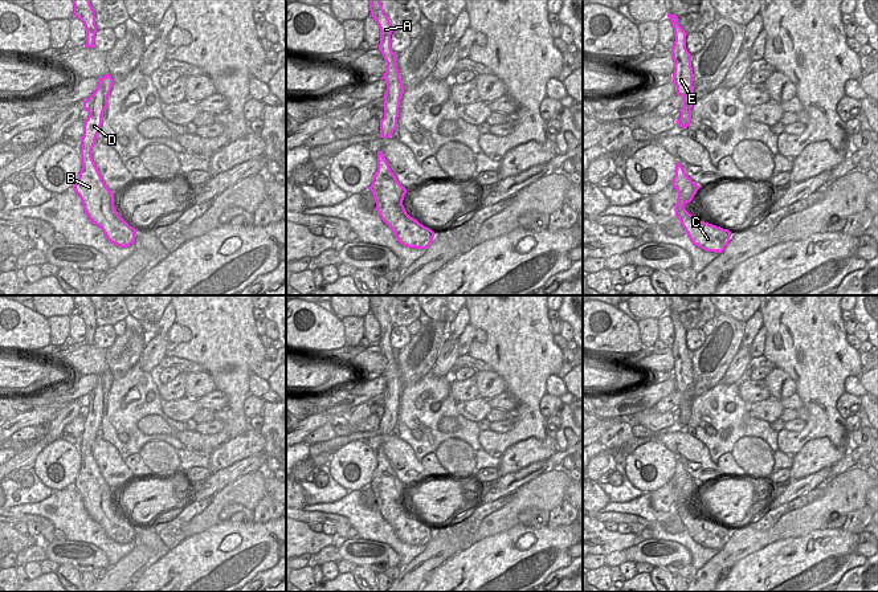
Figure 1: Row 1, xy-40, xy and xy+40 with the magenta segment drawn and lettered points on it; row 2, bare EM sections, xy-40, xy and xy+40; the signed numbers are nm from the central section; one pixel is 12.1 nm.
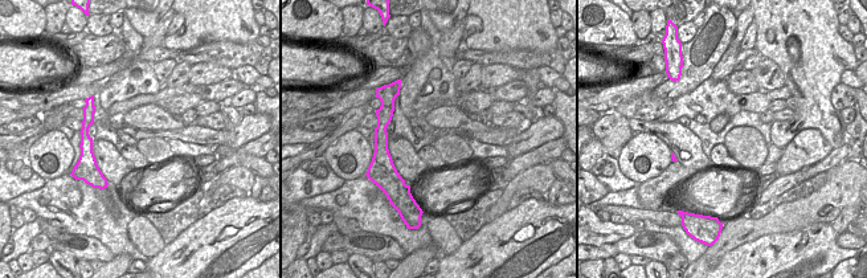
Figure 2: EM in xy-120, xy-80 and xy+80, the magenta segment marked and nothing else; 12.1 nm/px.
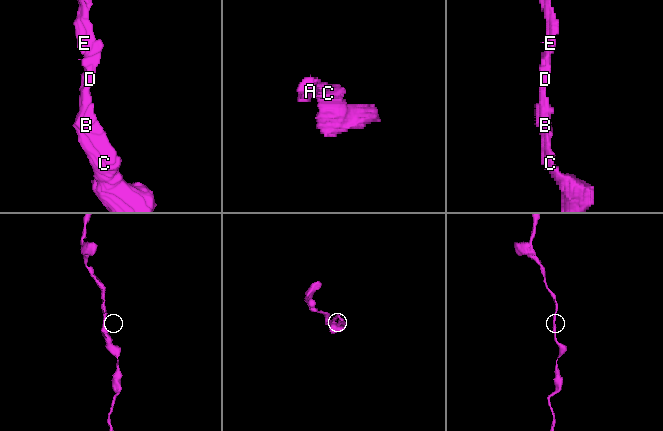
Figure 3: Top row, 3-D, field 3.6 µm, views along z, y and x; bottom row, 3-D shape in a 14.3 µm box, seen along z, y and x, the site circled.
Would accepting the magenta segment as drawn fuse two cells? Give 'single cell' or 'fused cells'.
single cell

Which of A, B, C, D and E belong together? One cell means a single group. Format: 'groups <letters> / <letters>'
groups A B C D E

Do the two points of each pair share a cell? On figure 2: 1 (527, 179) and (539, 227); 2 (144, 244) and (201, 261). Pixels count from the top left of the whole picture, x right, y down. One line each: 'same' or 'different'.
1: different
2: different

